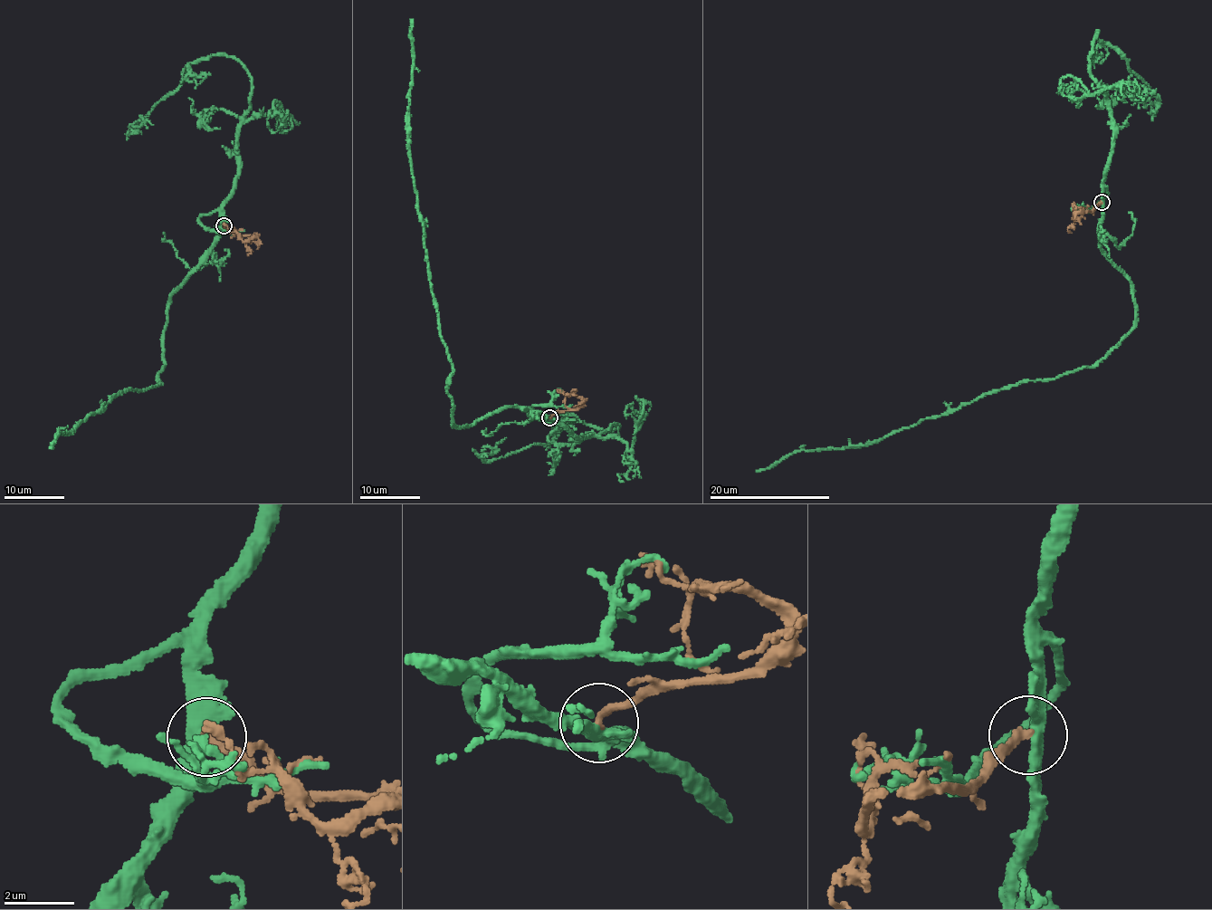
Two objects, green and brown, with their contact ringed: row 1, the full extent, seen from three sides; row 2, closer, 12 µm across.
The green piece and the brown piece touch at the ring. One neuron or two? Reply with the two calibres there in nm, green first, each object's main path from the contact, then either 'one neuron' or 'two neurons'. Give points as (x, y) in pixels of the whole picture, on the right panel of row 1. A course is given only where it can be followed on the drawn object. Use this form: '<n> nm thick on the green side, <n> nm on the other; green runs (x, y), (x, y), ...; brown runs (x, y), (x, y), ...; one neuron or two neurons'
400 nm thick on the green side, 240 nm on the other; green runs (1102, 202), (1102, 250), (1131, 288), (1134, 327), (1103, 358), (756, 472); brown runs (1102, 202), (1091, 211), (1078, 211), (1074, 218), (1073, 202); two neurons

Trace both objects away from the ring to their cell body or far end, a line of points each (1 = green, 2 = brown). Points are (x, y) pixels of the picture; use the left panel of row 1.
1: (224, 225), (212, 251), (171, 298), (160, 383), (112, 395), (71, 433), (56, 433), (52, 448)
2: (224, 225), (239, 234), (255, 235), (243, 241), (223, 223)

